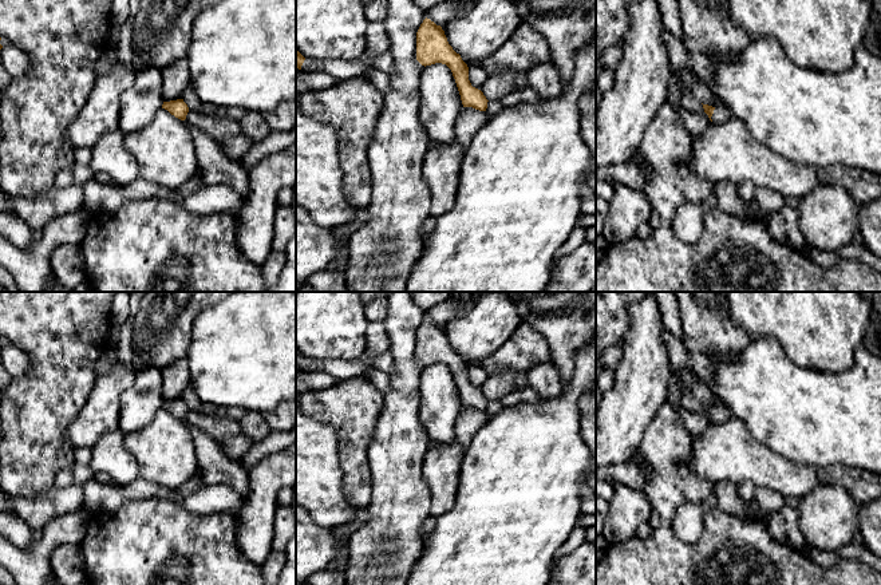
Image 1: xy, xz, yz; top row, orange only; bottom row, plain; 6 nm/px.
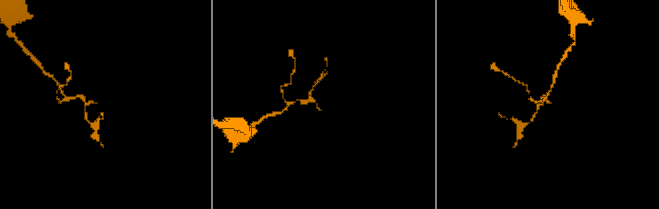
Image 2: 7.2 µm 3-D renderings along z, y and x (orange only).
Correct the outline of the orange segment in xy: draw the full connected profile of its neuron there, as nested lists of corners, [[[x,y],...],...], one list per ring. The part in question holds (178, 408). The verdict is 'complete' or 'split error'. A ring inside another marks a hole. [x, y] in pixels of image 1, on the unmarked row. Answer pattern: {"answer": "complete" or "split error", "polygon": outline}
{"answer": "complete", "polygon": [[[183,399],[163,402],[162,408],[167,410],[171,415],[181,420],[185,420],[189,412],[189,407]]]}

